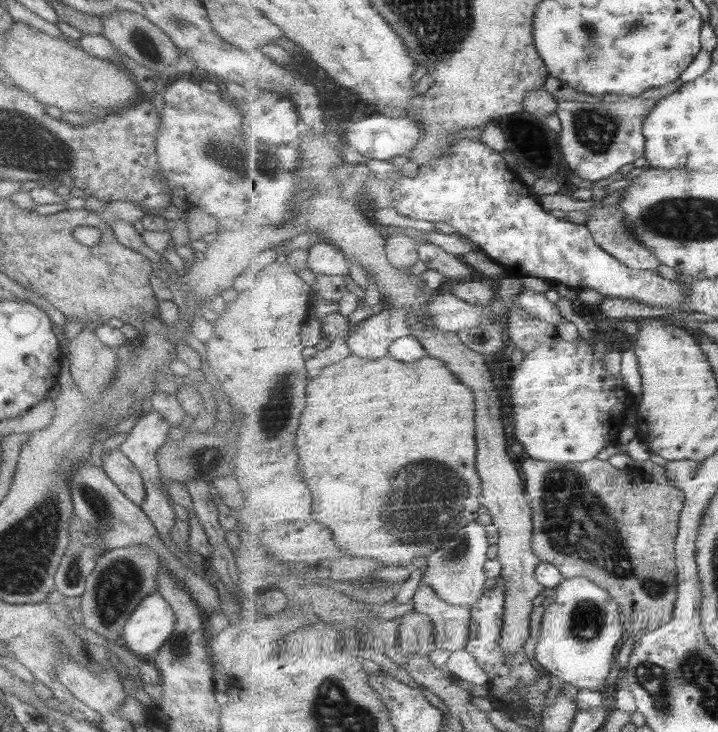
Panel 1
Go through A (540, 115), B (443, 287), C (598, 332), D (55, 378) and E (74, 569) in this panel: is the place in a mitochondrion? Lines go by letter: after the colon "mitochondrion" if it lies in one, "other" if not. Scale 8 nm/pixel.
A: other
B: other
C: other
D: other
E: mitochondrion

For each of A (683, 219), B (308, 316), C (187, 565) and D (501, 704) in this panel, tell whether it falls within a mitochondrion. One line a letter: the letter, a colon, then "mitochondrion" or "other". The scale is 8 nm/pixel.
A: mitochondrion
B: other
C: other
D: other

